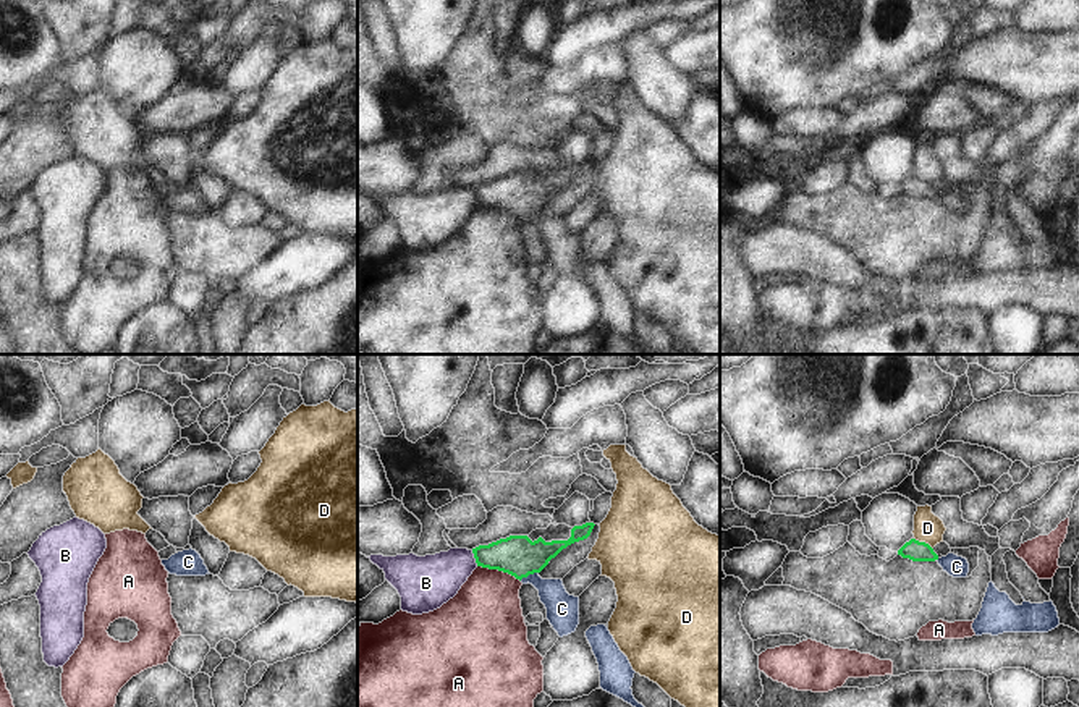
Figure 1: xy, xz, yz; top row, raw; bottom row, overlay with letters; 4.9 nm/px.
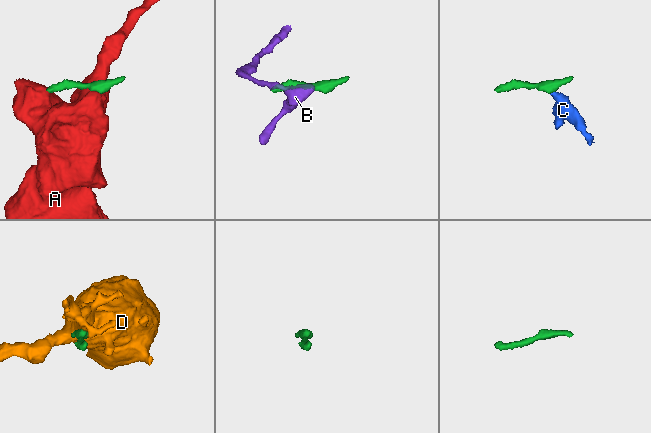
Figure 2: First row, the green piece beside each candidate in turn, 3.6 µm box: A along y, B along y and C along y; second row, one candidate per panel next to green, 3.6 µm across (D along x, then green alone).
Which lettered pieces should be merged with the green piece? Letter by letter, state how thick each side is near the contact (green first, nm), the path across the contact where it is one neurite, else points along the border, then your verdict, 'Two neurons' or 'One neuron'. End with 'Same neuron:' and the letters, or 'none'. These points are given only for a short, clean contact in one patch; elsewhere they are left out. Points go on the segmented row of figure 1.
A: Thickness 200 nm (green) against 360 nm. Boundary: xz (478, 565), (507, 571), (520, 581). Two neurons
B: Thickness 200 nm (green) against 260 nm. Two neurons
C: Thickness 200 nm (green) against 160 nm. Path across: xz (518, 555), (524, 562), (528, 575), (562, 609). One neuron
D: Thickness 100 nm (green) against 140 nm. Two neurons
Same neuron: C.

